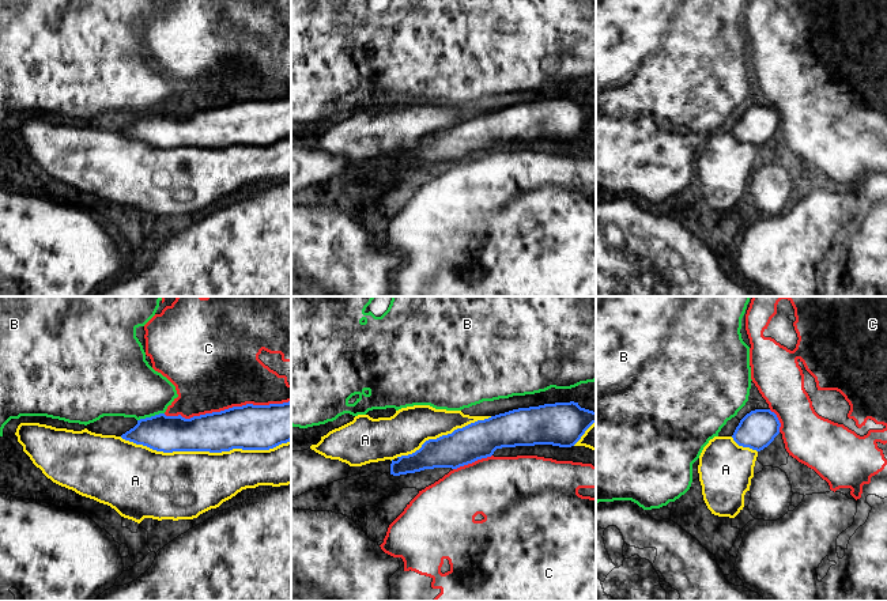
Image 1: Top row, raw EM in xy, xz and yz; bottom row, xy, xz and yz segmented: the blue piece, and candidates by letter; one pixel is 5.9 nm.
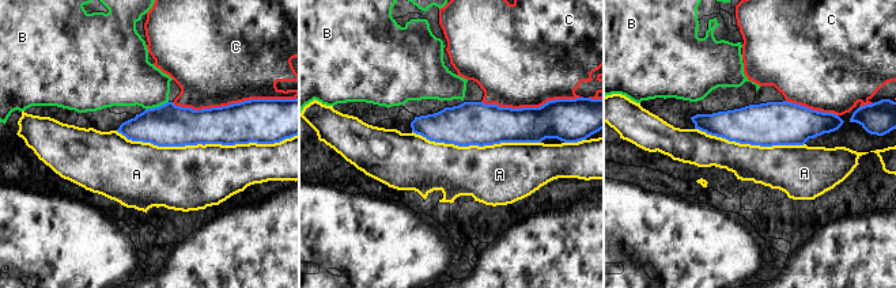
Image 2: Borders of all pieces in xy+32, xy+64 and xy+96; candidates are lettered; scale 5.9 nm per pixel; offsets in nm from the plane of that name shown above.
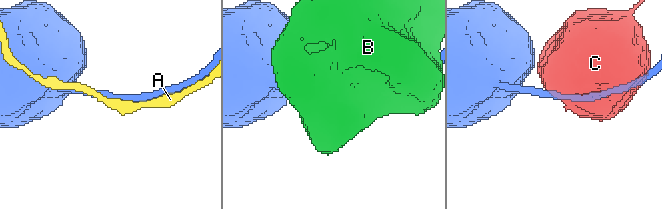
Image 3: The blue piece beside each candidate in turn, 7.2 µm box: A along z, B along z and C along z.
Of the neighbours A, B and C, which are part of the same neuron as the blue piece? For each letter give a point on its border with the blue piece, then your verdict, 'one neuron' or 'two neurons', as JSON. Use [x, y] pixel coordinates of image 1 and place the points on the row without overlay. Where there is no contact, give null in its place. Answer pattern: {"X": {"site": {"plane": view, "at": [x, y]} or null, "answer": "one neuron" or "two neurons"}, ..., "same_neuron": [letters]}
{"A": {"site": {"plane": "xy", "at": [206, 146]}, "answer": "two neurons"}, "B": {"site": {"plane": "xy", "at": [151, 112]}, "answer": "two neurons"}, "C": {"site": {"plane": "xy", "at": [226, 105]}, "answer": "two neurons"}, "same_neuron": []}

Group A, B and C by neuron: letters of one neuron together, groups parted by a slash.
A / B / C

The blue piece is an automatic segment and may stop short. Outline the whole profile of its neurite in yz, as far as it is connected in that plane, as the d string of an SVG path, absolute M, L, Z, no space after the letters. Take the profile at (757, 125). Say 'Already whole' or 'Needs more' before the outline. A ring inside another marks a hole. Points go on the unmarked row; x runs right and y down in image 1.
Already whole. M755 105L747 109L736 122L732 133L743 143L760 147L780 129L781 118L770 105Z

